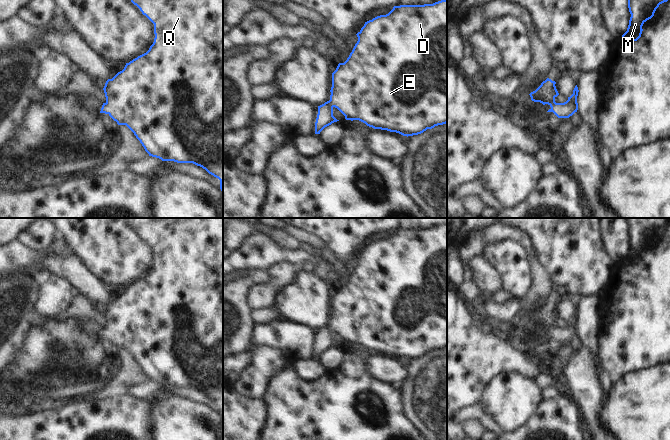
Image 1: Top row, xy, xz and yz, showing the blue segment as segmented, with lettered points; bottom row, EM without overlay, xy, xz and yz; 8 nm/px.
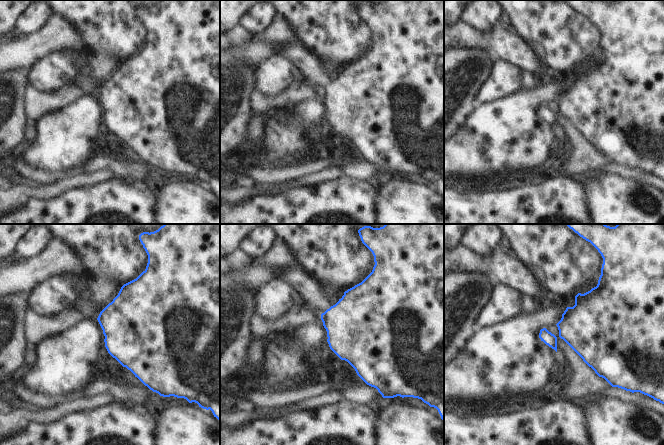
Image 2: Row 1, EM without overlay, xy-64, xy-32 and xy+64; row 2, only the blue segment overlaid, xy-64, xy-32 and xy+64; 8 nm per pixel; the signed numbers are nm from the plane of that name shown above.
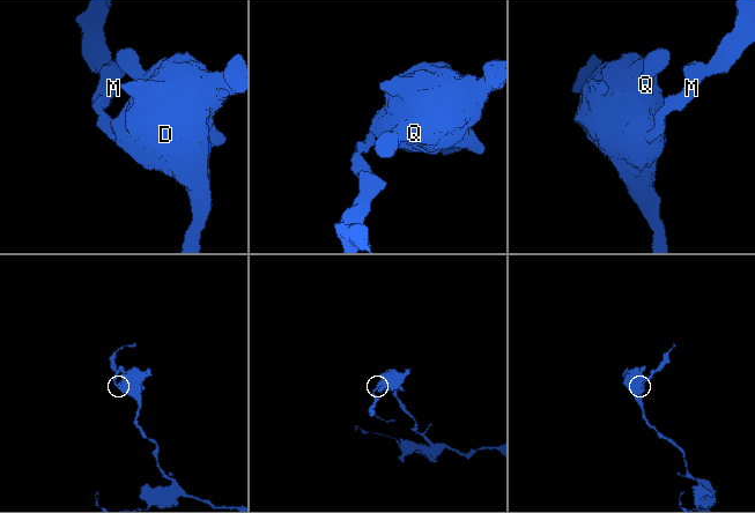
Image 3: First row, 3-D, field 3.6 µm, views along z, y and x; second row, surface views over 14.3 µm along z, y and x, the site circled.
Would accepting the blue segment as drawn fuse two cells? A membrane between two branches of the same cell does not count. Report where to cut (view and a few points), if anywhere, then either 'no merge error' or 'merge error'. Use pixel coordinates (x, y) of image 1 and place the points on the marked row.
no cut | no merge error

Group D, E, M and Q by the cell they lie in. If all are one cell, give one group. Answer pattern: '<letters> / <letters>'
D E M Q

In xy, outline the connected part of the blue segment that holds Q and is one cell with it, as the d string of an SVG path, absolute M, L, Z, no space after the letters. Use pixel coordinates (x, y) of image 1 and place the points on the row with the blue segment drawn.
M131 0L131 2L154 24L154 42L146 53L126 63L122 71L106 81L103 88L106 102L103 103L100 113L108 114L118 125L126 125L149 156L162 161L193 163L200 166L220 180L220 189L223 192L223 0Z

